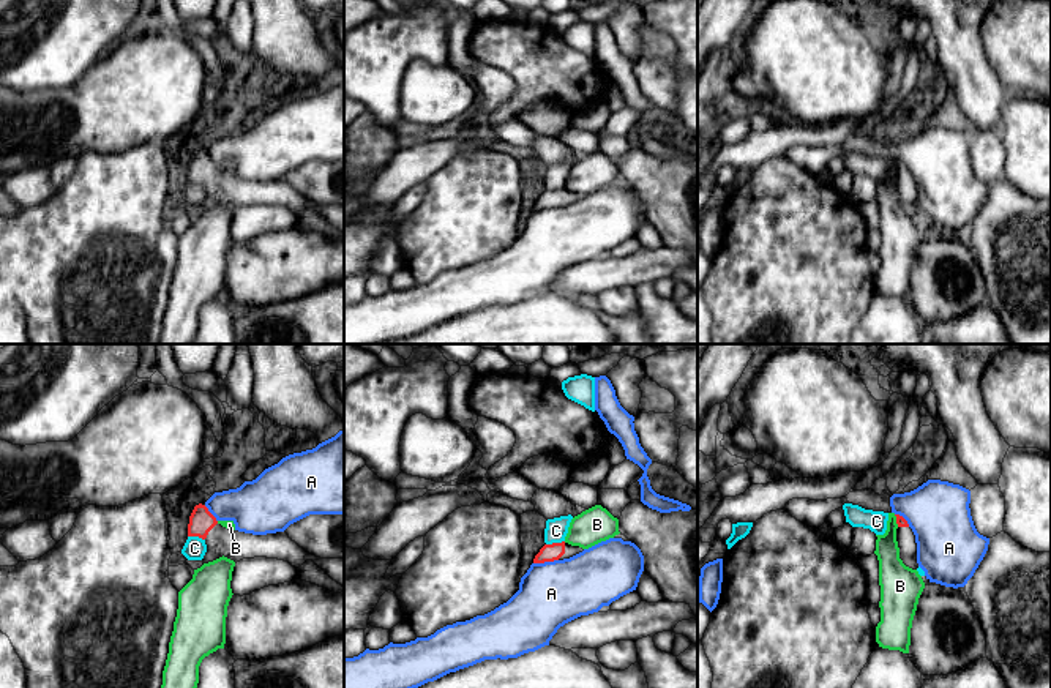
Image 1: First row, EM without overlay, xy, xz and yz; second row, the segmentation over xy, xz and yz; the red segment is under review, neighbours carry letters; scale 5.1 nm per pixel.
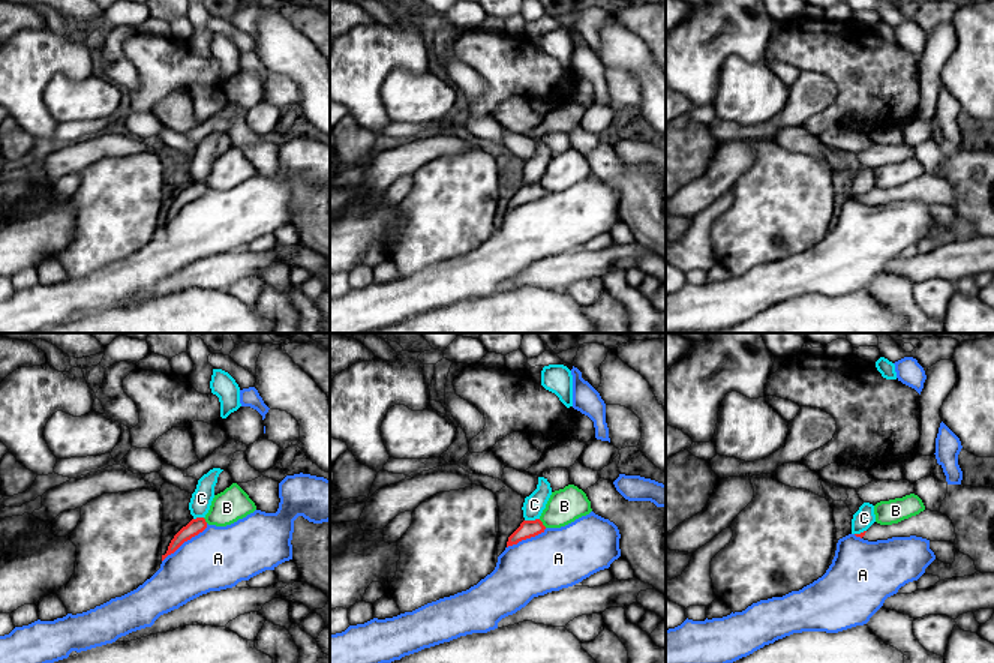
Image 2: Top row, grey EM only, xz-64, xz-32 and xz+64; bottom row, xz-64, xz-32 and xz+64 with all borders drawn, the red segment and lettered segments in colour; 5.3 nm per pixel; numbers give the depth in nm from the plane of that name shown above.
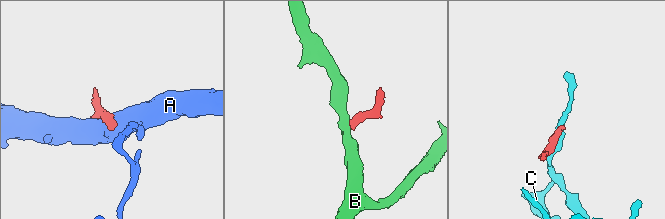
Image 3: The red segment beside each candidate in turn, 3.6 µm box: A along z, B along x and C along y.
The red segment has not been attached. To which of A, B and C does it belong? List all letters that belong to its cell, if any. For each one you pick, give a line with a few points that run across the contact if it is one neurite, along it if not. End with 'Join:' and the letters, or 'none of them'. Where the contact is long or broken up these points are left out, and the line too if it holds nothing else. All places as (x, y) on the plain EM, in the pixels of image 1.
Join: none of them

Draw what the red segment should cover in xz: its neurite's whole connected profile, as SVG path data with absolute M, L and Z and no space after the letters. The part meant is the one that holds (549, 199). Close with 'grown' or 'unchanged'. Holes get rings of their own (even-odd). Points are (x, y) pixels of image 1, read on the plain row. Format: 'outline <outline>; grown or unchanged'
outline M565 188L562 189L552 189L552 191L544 191L540 199L535 202L533 210L544 210L544 208L554 208L554 207L563 207L570 205L584 196L579 193L571 193Z; grown

